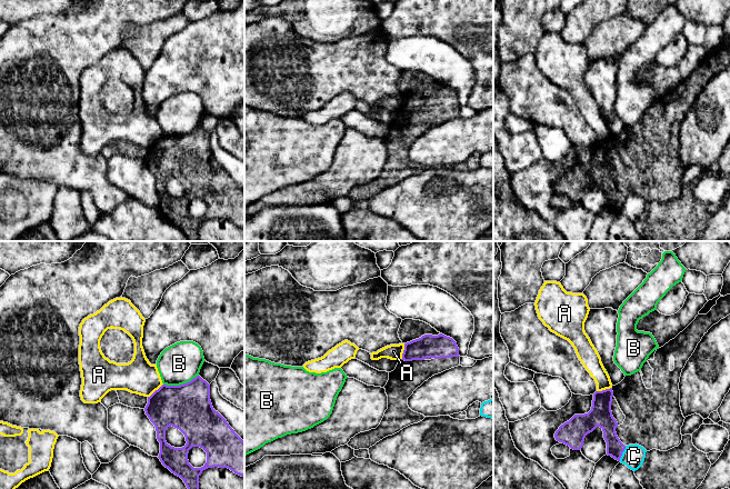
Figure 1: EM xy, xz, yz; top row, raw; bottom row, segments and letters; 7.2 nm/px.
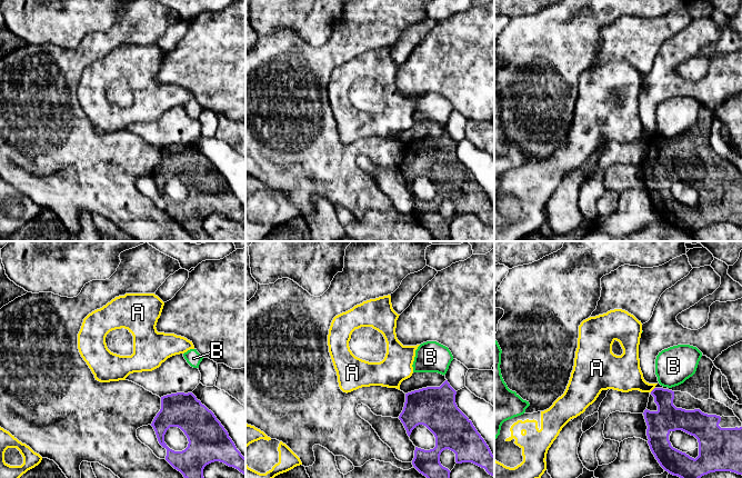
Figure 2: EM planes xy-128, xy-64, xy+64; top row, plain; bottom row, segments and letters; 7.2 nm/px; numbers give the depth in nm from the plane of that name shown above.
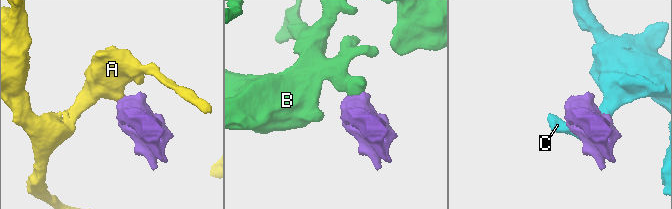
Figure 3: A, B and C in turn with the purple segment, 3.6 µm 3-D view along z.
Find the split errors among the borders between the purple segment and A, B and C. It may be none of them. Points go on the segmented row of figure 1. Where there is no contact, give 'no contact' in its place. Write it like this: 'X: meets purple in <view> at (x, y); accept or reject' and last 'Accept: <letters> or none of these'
A: meets purple in xz at (403, 351); reject
B: meets purple in xy at (180, 385); reject
C: meets purple in yz at (621, 453); reject
Accept: none of these

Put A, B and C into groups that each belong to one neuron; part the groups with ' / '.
A / B / C

